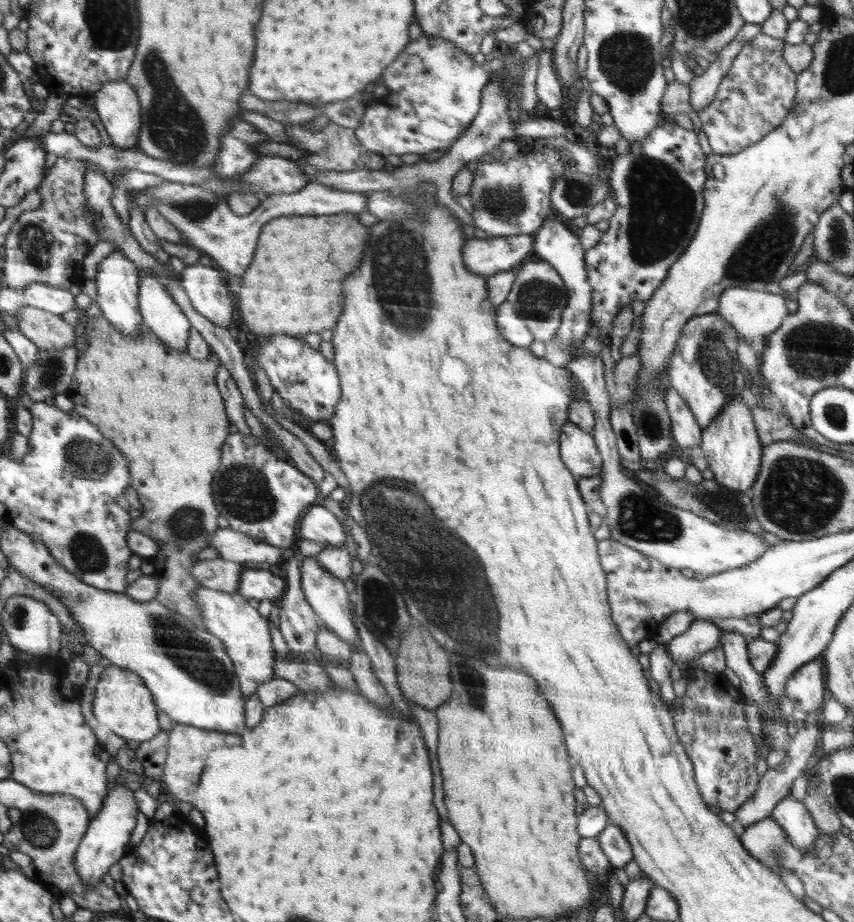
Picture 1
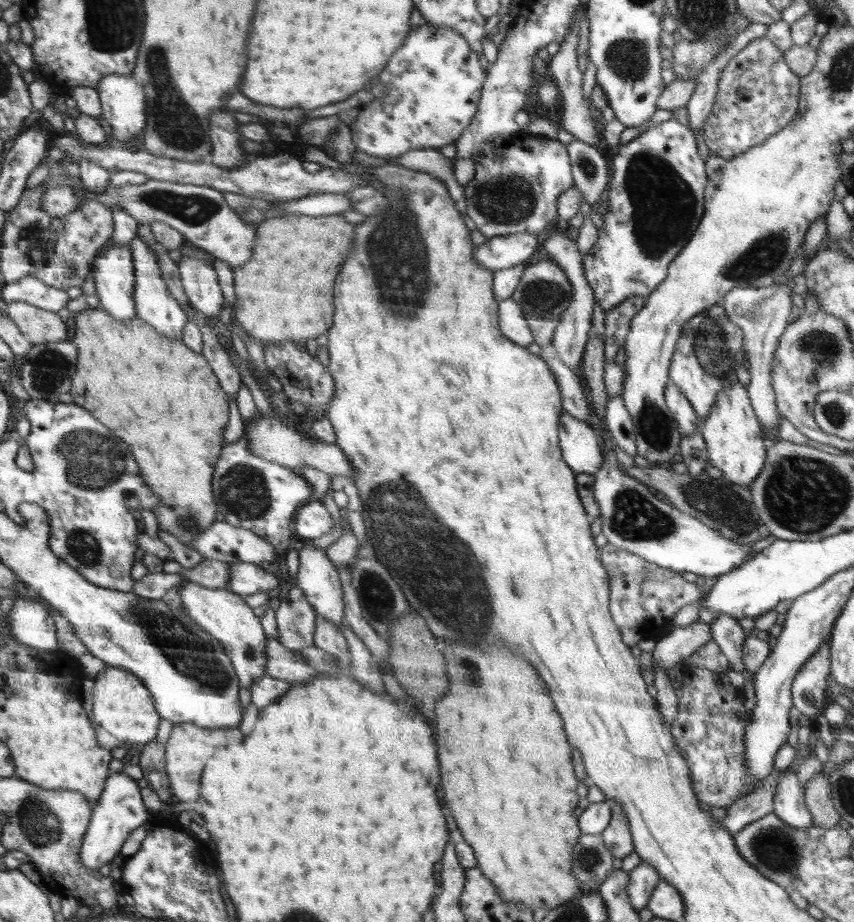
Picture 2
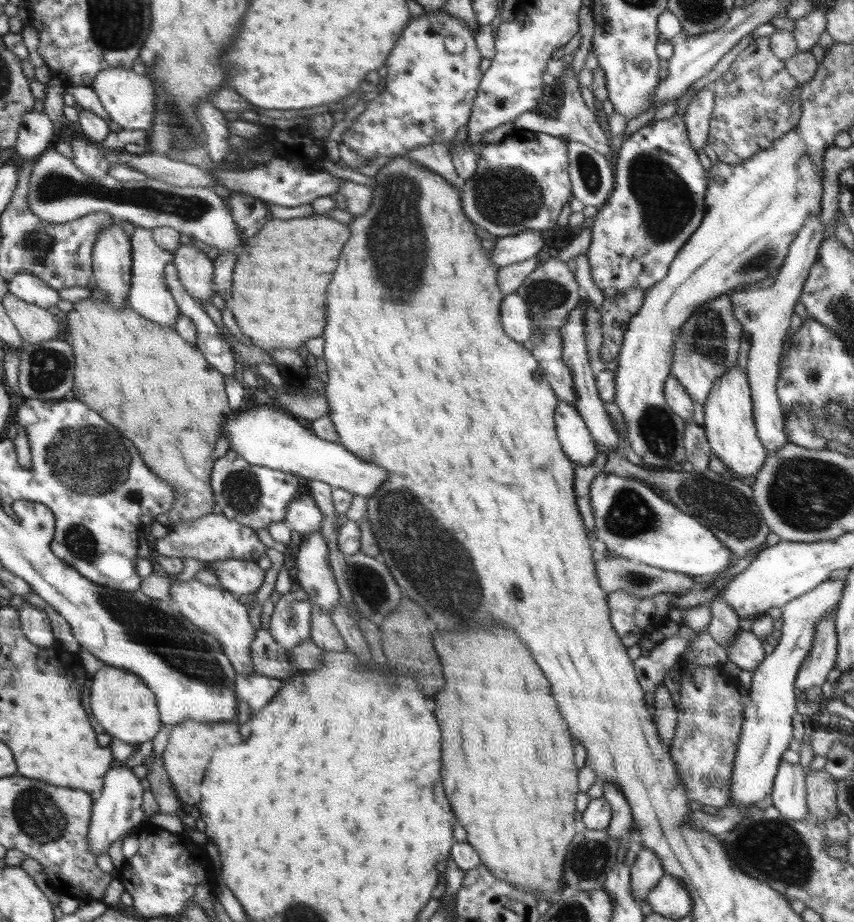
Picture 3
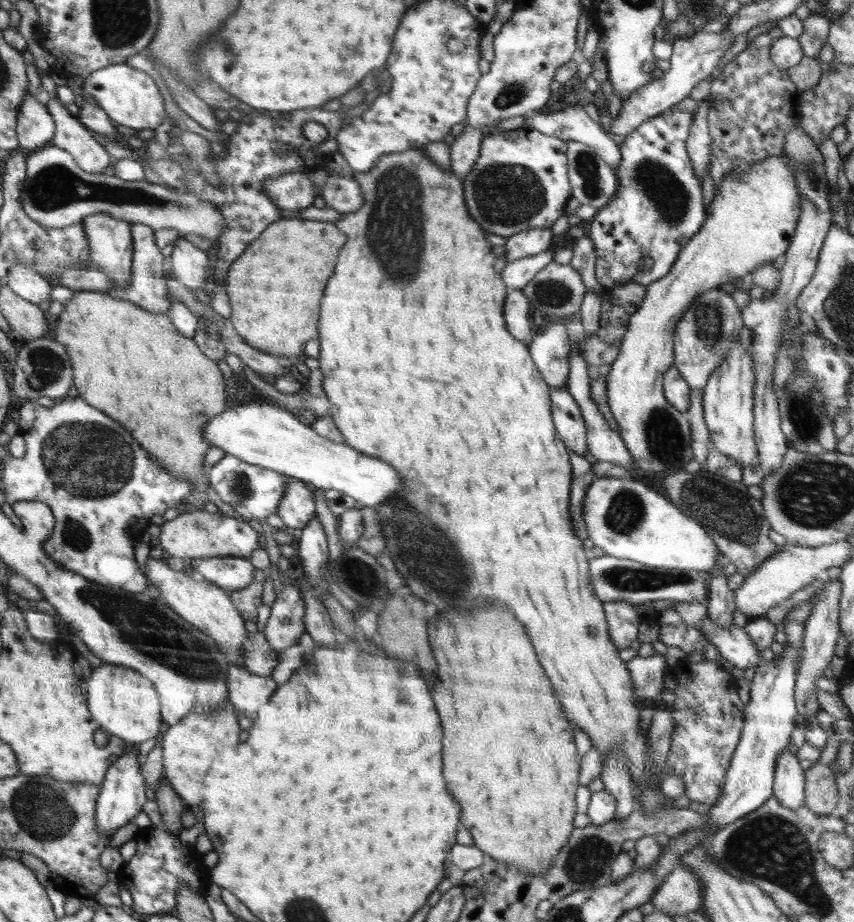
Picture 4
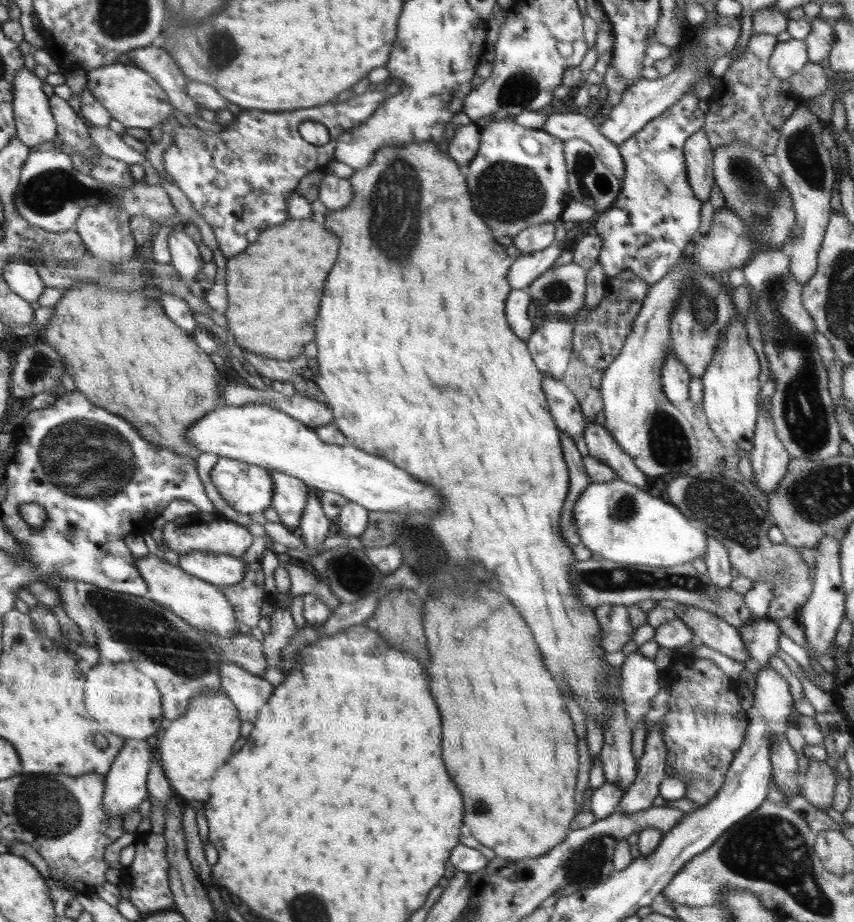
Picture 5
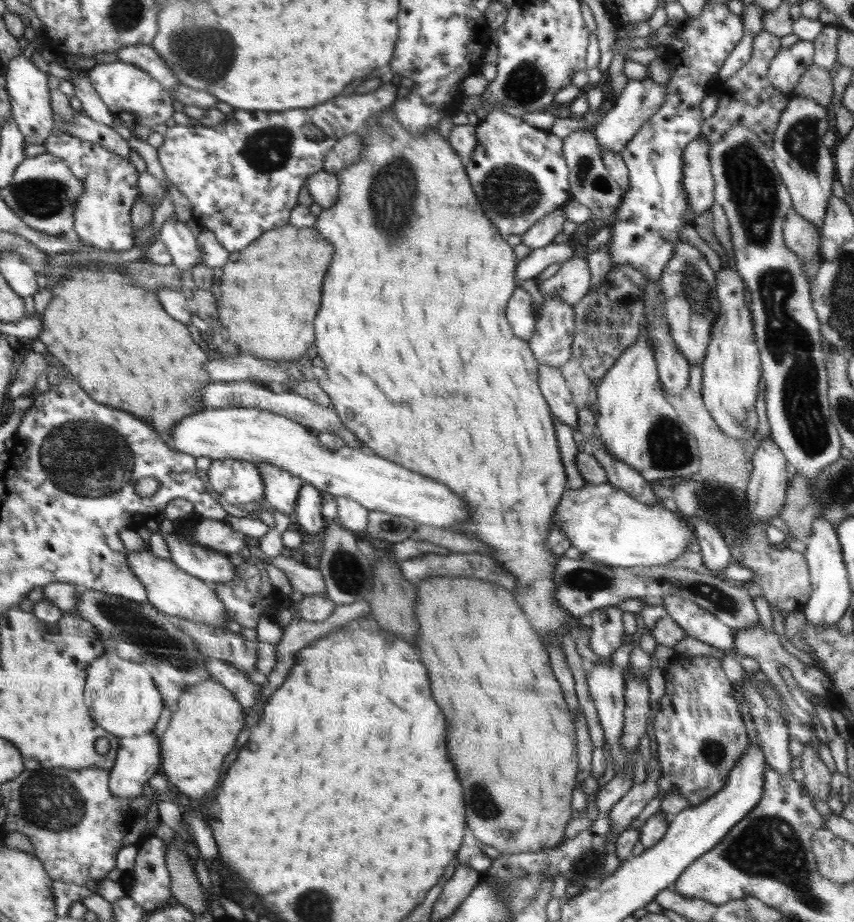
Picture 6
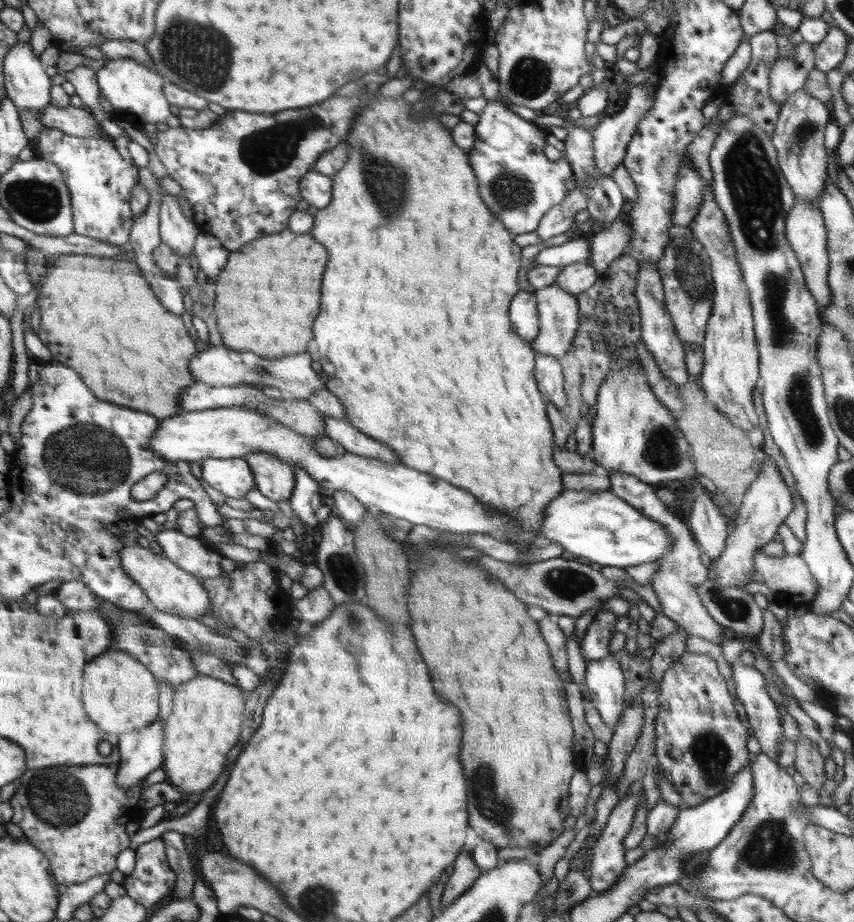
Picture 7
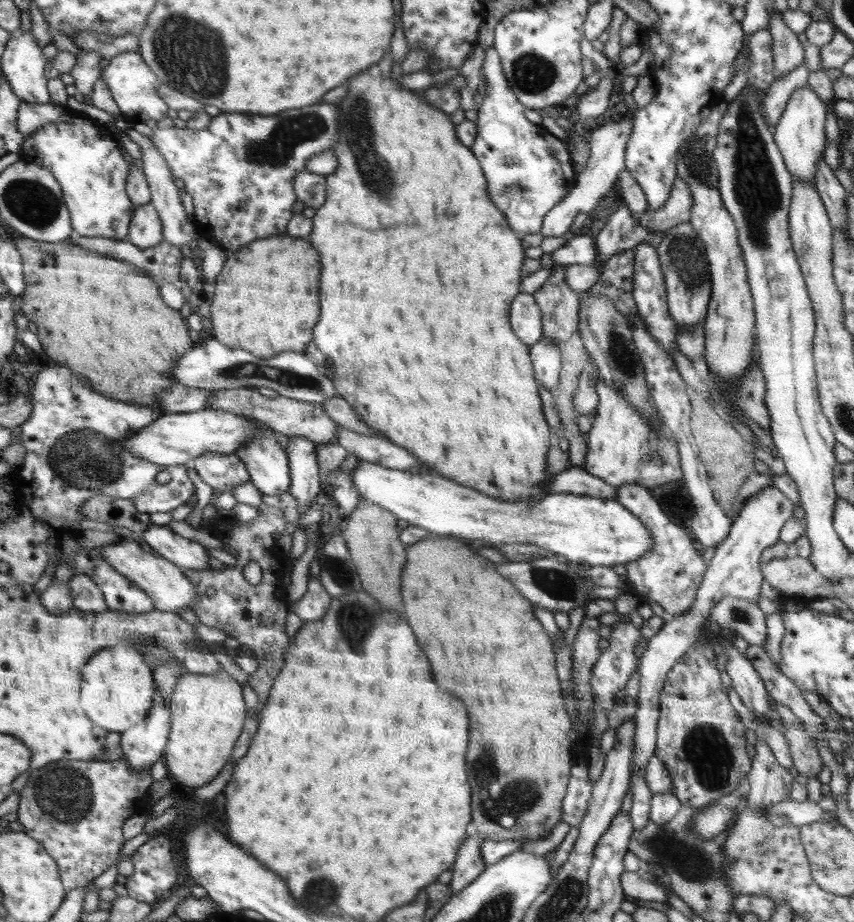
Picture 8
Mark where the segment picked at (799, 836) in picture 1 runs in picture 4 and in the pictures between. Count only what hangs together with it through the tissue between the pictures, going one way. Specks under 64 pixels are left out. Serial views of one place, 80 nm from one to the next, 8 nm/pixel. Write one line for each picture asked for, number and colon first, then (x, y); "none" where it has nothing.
2: (789, 801)
3: (789, 796)
4: (789, 779)

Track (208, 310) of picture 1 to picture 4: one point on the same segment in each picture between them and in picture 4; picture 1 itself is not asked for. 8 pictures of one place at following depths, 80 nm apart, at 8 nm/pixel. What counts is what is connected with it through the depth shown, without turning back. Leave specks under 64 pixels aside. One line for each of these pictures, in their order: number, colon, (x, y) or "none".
2: (200, 281)
3: (195, 270)
4: (190, 265)

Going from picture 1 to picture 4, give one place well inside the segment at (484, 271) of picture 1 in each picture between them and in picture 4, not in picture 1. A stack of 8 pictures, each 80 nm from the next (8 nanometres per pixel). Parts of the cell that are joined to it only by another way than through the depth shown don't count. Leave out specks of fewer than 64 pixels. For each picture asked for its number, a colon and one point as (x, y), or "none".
2: (497, 253)
3: (508, 250)
4: (527, 243)

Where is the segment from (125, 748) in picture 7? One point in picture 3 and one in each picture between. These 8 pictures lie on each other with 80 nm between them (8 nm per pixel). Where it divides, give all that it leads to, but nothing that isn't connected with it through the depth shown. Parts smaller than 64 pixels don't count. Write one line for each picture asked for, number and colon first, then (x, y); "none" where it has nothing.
3: (120, 807)
4: (123, 795)
5: (125, 784)
6: (138, 758)

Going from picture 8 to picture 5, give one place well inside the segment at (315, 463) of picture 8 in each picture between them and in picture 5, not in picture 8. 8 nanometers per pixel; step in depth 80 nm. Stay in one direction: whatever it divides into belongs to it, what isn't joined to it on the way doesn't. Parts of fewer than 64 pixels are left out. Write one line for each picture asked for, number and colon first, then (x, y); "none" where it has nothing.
5: (314, 525)
6: (308, 511)
7: (305, 500)

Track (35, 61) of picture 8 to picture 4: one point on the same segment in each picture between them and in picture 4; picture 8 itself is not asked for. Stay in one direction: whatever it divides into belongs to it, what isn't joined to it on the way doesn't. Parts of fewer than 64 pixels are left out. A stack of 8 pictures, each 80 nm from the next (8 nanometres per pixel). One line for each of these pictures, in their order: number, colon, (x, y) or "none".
4: (36, 129)
5: (35, 124)
6: (28, 90)
7: (27, 85)

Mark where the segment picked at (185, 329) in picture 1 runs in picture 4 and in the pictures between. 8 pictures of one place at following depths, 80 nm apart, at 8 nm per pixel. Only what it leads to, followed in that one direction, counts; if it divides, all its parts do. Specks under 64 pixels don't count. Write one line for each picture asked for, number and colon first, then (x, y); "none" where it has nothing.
2: (154, 303)
3: (150, 296)
4: (148, 289)

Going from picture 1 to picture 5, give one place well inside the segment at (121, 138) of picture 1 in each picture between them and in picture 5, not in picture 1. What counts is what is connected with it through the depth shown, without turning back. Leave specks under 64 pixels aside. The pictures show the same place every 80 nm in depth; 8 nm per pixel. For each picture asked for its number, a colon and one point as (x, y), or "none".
2: (124, 101)
3: (127, 95)
4: (130, 97)
5: (132, 97)

